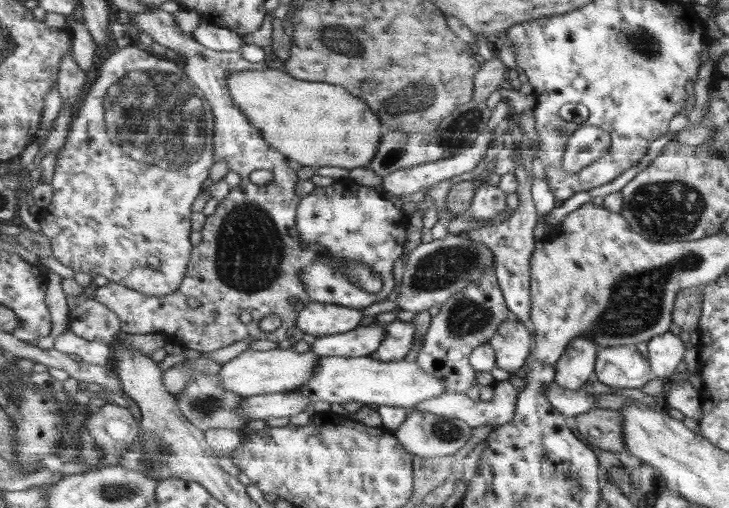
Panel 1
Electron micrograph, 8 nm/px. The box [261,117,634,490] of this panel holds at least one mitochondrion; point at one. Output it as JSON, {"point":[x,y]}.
{"point":[440,269]}

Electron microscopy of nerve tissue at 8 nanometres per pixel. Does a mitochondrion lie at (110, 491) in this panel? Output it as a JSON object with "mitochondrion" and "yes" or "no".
{"mitochondrion":"yes"}

